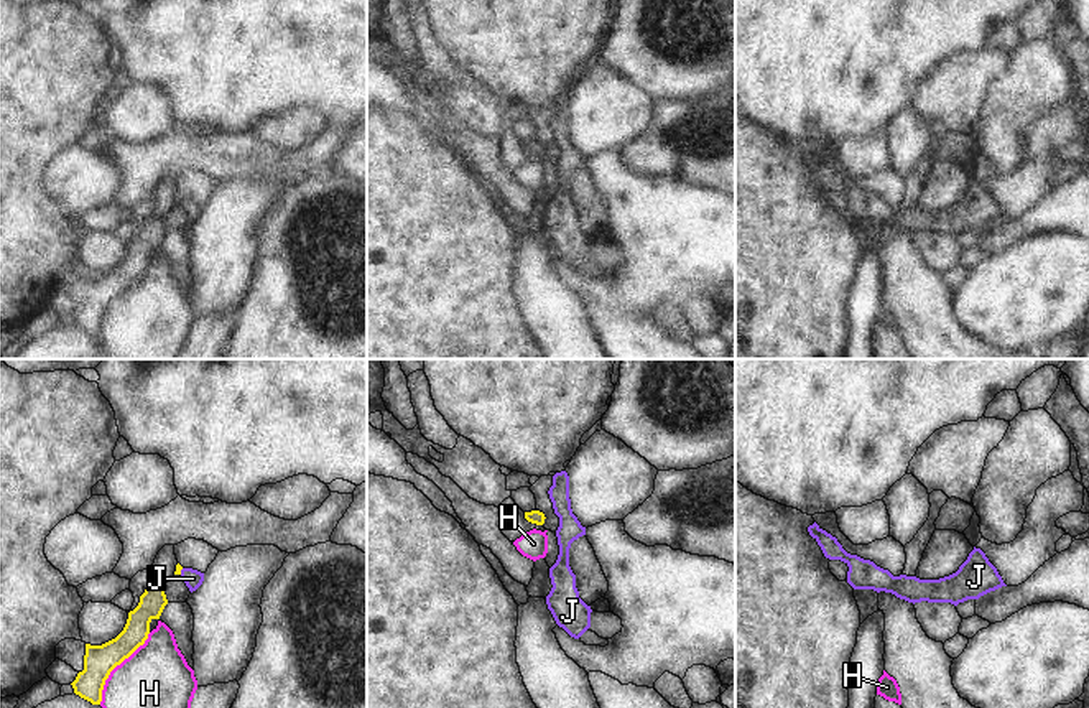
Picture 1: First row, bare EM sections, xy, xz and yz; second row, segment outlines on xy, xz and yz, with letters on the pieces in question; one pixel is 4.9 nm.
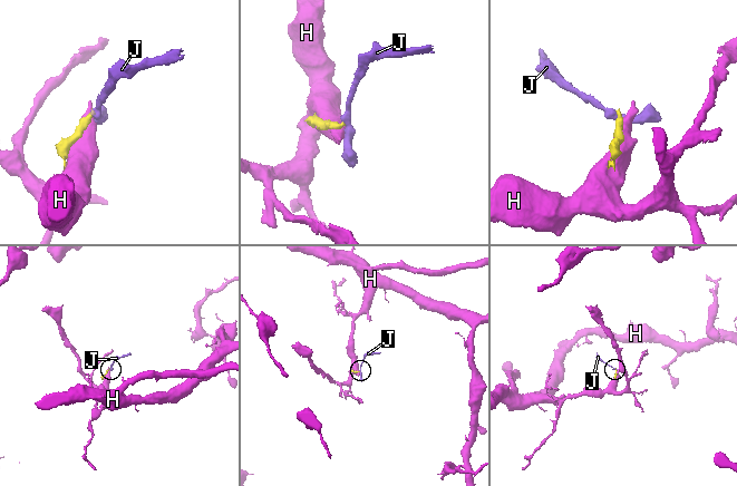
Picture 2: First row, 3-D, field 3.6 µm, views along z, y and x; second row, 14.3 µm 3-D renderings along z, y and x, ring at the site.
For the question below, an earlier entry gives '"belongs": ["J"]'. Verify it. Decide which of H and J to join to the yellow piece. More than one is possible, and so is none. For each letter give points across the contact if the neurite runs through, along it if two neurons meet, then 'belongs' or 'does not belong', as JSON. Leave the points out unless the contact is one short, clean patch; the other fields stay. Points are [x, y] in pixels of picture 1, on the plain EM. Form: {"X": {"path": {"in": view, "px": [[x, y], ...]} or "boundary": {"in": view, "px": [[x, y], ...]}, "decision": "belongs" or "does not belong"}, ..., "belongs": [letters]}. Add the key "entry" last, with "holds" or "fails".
{"H": {"decision": "does not belong"}, "J": {"boundary": {"in": "xy", "px": [[183, 200], [180, 204]]}, "decision": "does not belong"}, "belongs": [], "entry": "fails"}

